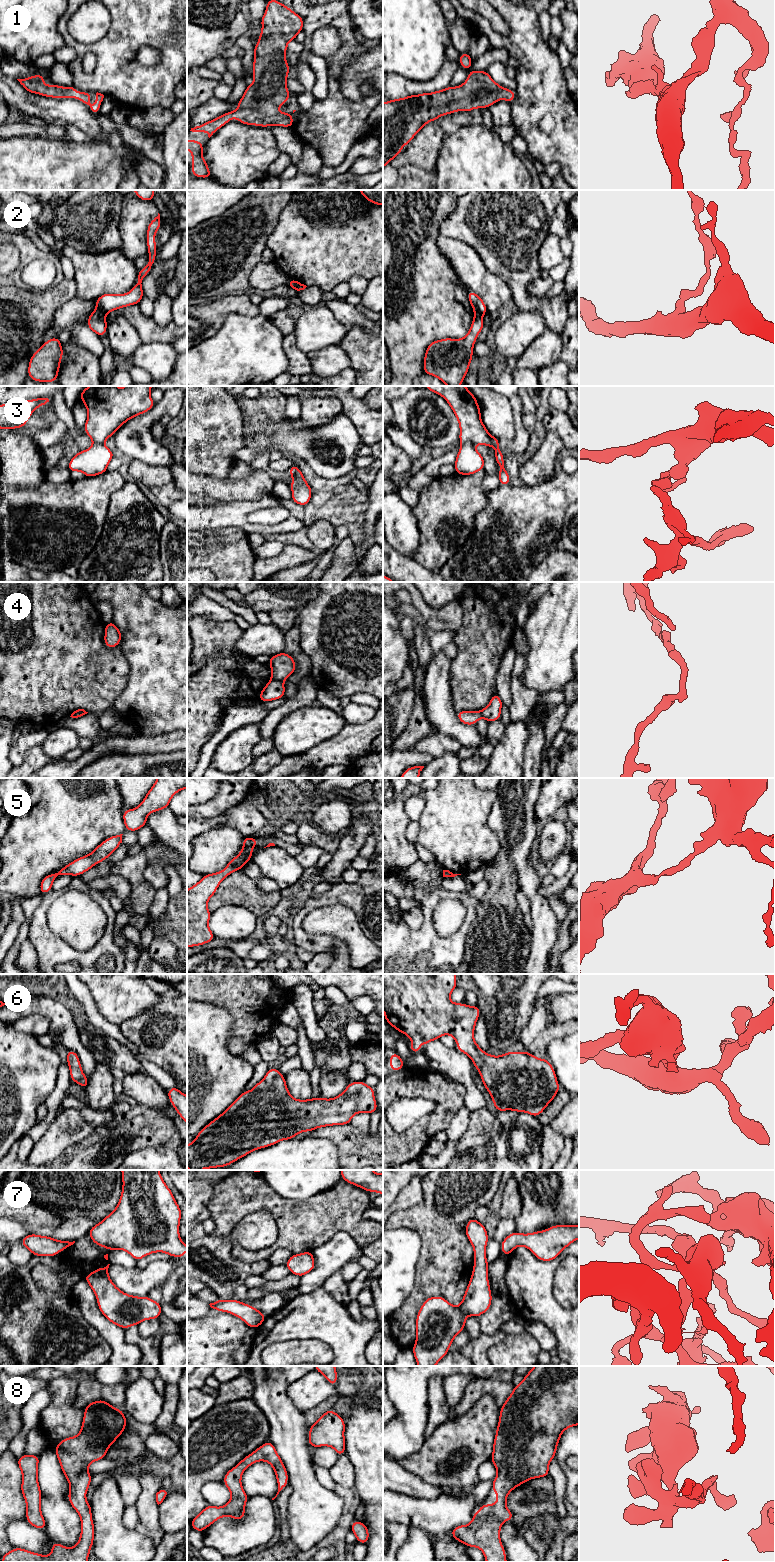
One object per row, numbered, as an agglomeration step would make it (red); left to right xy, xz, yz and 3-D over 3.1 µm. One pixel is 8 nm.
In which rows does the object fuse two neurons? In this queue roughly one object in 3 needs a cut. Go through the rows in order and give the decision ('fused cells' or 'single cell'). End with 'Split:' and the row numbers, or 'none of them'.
1: single cell
2: fused cells
3: fused cells
4: fused cells
5: fused cells
6: single cell
7: single cell
8: single cell
Split: 2, 3, 4, 5

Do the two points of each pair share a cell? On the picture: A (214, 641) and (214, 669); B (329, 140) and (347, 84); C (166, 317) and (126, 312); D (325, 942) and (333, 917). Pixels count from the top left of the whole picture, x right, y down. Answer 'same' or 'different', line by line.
A: same
B: different
C: different
D: different

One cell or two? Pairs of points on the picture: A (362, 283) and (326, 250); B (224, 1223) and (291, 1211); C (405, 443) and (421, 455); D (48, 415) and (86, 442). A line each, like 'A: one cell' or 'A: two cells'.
A: two cells
B: one cell
C: one cell
D: two cells

